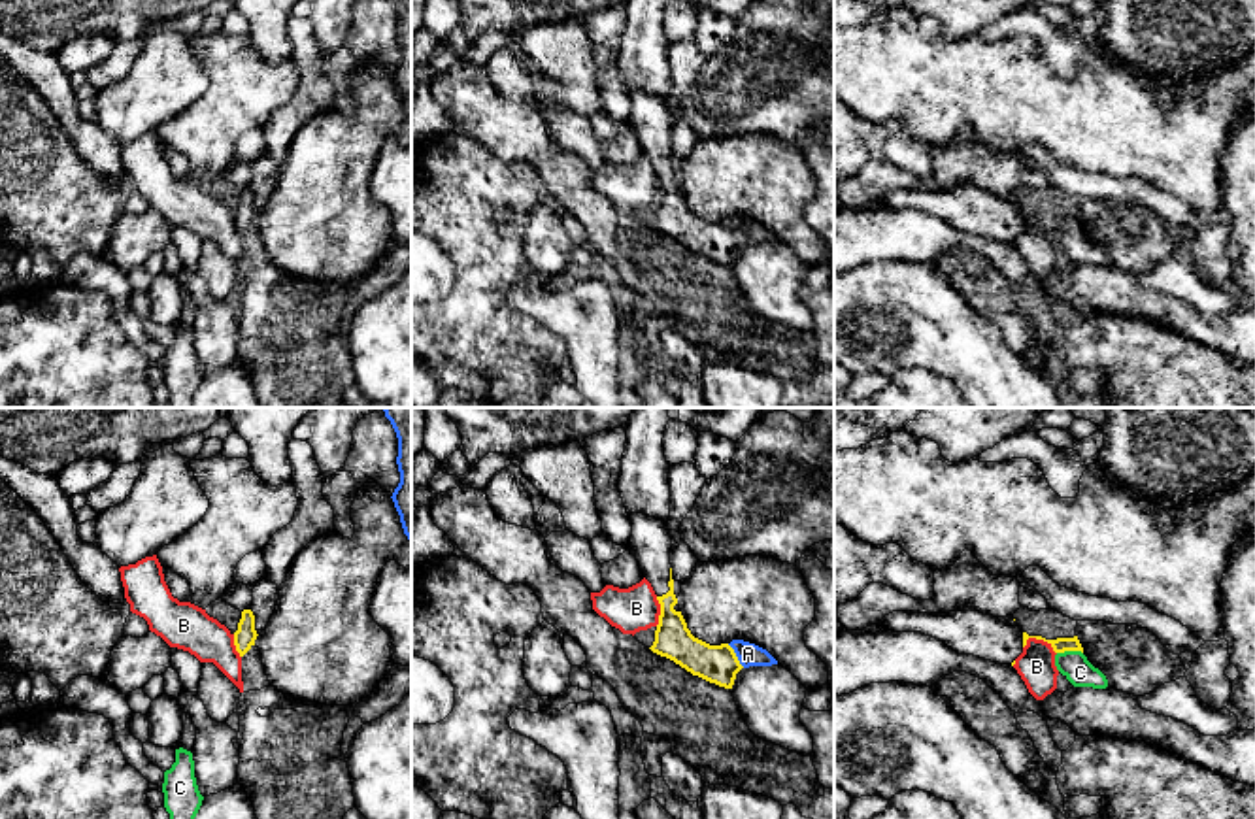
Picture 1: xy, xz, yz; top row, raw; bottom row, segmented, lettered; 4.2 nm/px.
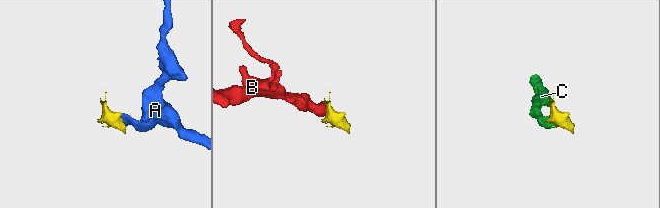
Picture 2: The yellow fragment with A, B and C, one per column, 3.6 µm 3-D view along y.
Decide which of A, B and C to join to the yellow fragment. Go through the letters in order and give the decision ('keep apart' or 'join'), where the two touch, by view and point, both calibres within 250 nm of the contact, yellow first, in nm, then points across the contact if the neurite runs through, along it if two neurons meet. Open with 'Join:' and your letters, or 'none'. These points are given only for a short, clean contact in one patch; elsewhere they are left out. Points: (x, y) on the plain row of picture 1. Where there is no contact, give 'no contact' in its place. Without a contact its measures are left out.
Join: A, C
A: join; meets yellow in xz at (735, 233); 160 nm thick on the yellow side, 100 nm on the other; runs through xz (719, 242), (735, 233), (748, 231)
B: keep apart; meets yellow in yz at (1042, 216); 60 nm thick on the yellow side, 160 nm on the other; border along yz (1025, 217), (1044, 217), (1055, 231)
C: join; meets yellow in yz at (1069, 227); 60 nm thick on the yellow side, 120 nm on the other; runs through yz (1061, 221), (1069, 227), (1069, 236), (1080, 250)

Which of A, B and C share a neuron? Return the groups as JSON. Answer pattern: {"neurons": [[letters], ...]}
{"neurons": [["A", "C"], ["B"]]}

